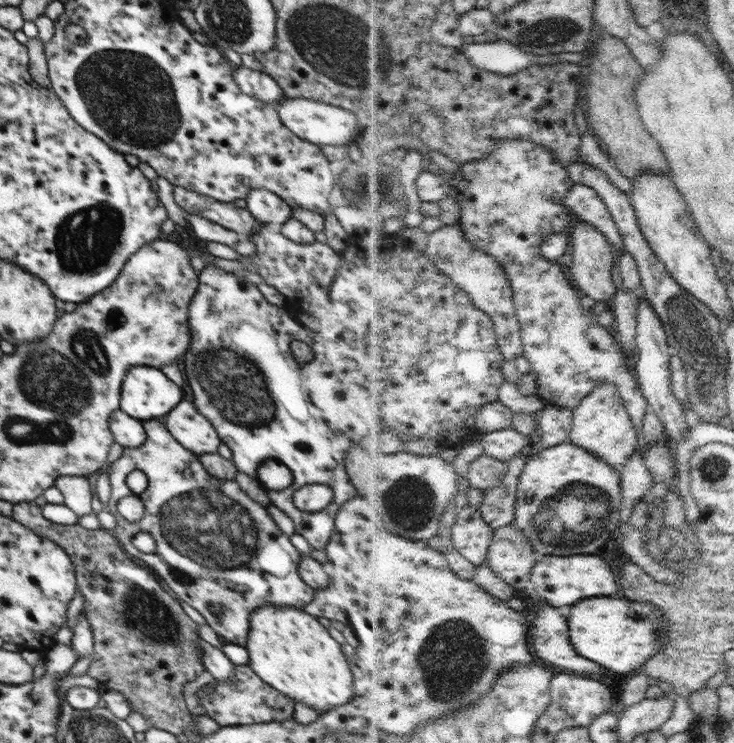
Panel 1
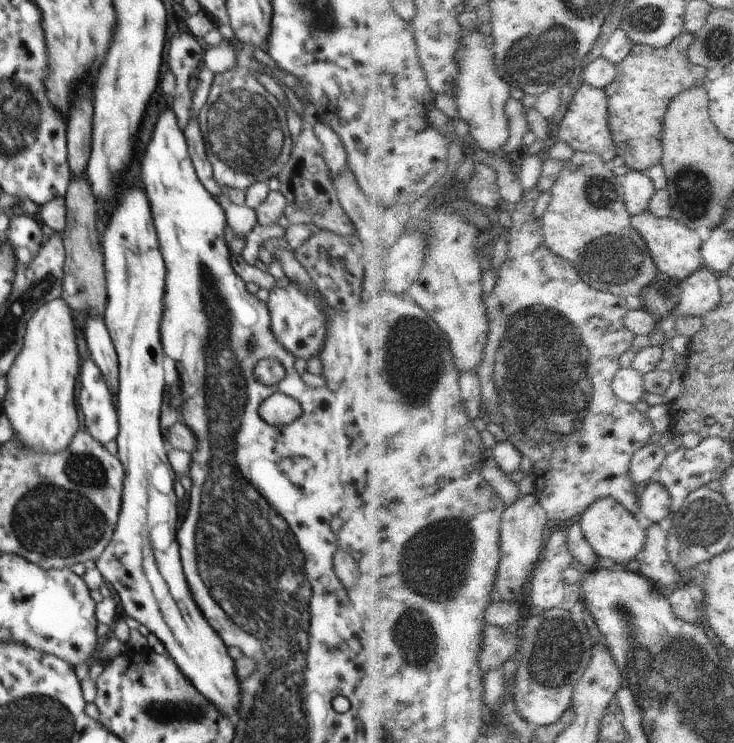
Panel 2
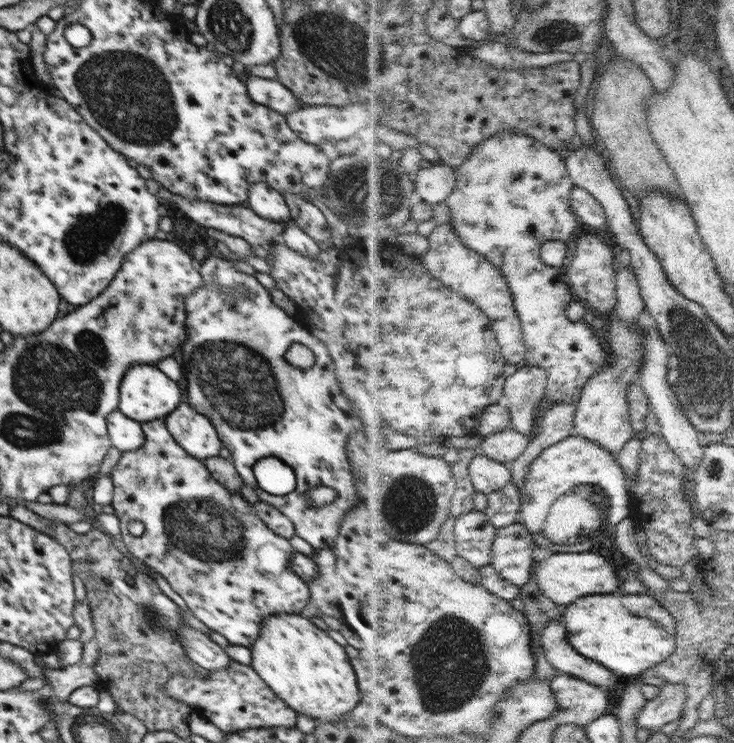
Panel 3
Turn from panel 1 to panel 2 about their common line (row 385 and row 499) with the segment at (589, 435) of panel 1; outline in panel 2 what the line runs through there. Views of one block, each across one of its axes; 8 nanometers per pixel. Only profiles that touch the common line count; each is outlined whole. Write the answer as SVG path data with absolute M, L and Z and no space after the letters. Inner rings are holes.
M600 498L592 504L586 514L579 519L588 542L596 549L601 557L613 559L619 564L628 564L639 558L648 542L648 529L642 528L639 516L632 514L624 504L616 498Z

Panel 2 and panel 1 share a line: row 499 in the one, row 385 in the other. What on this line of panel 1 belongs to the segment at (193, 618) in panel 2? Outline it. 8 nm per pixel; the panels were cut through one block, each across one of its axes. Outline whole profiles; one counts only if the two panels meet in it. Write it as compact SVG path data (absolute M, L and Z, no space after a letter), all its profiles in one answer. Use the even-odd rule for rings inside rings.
M142 365L130 367L122 382L120 409L138 420L164 417L180 400L180 388L160 370Z

